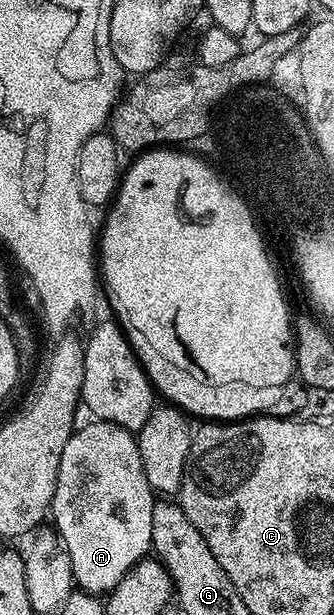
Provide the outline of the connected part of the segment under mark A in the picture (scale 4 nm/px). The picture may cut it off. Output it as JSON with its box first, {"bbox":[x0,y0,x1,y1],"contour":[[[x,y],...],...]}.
{"bbox":[50,419,156,595],"contour":[[[97,419],[91,425],[75,428],[74,434],[64,443],[64,455],[60,455],[60,475],[54,498],[50,504],[53,528],[62,546],[68,551],[74,584],[83,593],[106,595],[117,587],[130,568],[141,561],[152,549],[152,507],[156,494],[144,475],[144,463],[140,463],[138,438],[131,430]]]}

